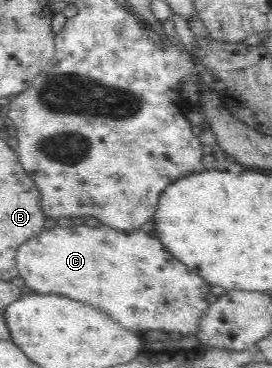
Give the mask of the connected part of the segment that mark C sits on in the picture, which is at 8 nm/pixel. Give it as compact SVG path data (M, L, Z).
M104 224L96 228L83 225L55 227L21 244L17 249L16 264L19 276L24 279L25 291L56 293L75 301L83 301L106 311L113 321L125 329L140 334L148 329L175 331L183 335L196 332L199 318L211 305L205 296L215 290L201 277L188 271L186 265L175 260L159 243L154 230L147 234L141 227L129 233Z

